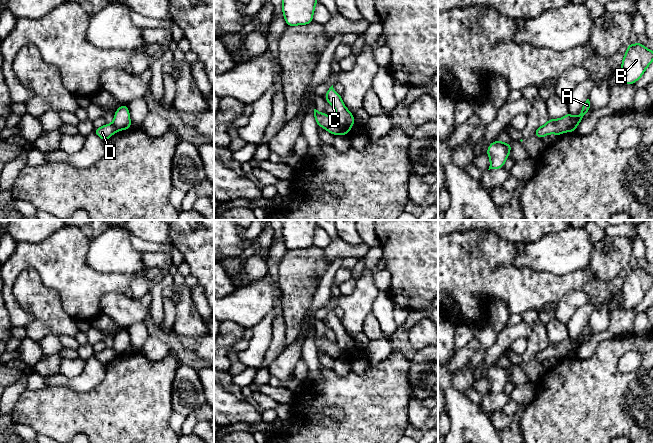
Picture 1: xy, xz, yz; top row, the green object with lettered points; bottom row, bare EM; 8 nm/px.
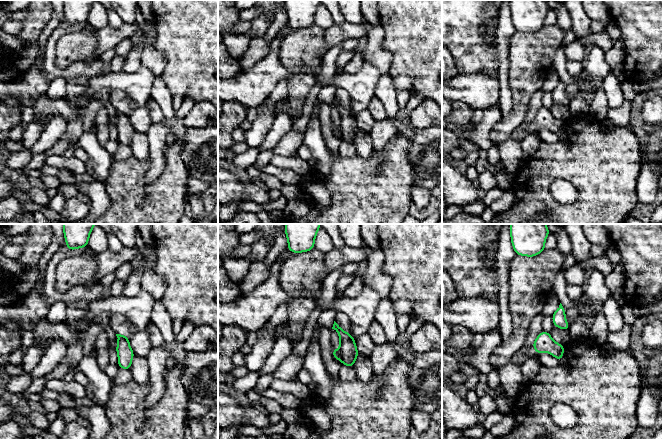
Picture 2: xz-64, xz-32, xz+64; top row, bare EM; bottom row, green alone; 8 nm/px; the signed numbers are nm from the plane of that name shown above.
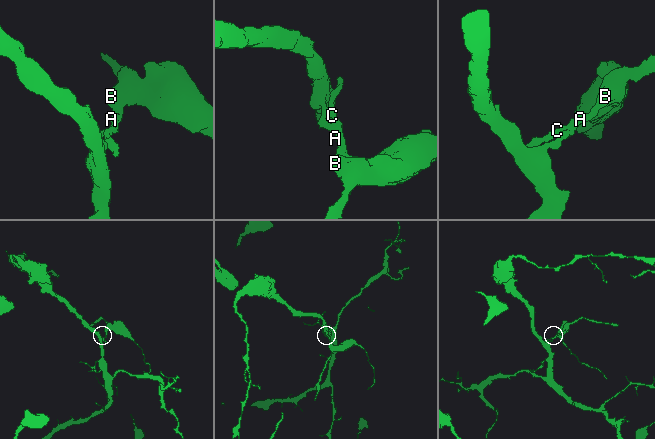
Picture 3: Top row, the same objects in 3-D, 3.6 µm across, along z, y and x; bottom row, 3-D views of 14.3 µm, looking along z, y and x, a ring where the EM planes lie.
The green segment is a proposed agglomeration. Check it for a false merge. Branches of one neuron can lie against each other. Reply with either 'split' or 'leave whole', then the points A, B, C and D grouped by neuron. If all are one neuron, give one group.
split; groups A B C / D

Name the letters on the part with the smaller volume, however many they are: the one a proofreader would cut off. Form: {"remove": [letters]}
{"remove": ["A", "B", "C"]}

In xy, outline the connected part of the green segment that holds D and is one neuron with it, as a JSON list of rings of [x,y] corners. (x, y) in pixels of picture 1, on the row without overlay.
[[[105,348],[100,352],[94,353],[93,356],[97,358],[102,364],[107,365],[116,356],[116,353],[113,348]]]

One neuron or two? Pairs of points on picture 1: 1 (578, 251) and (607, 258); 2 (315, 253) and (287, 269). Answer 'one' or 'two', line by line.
1: two
2: one

